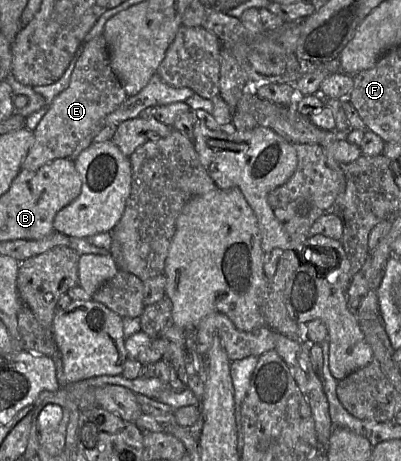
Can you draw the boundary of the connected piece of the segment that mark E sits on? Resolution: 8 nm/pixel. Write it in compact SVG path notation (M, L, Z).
M101 34L84 45L71 74L69 86L52 101L34 132L33 143L22 161L21 169L36 171L48 162L69 158L89 134L96 136L104 127L104 118L128 97L113 72L107 42Z

